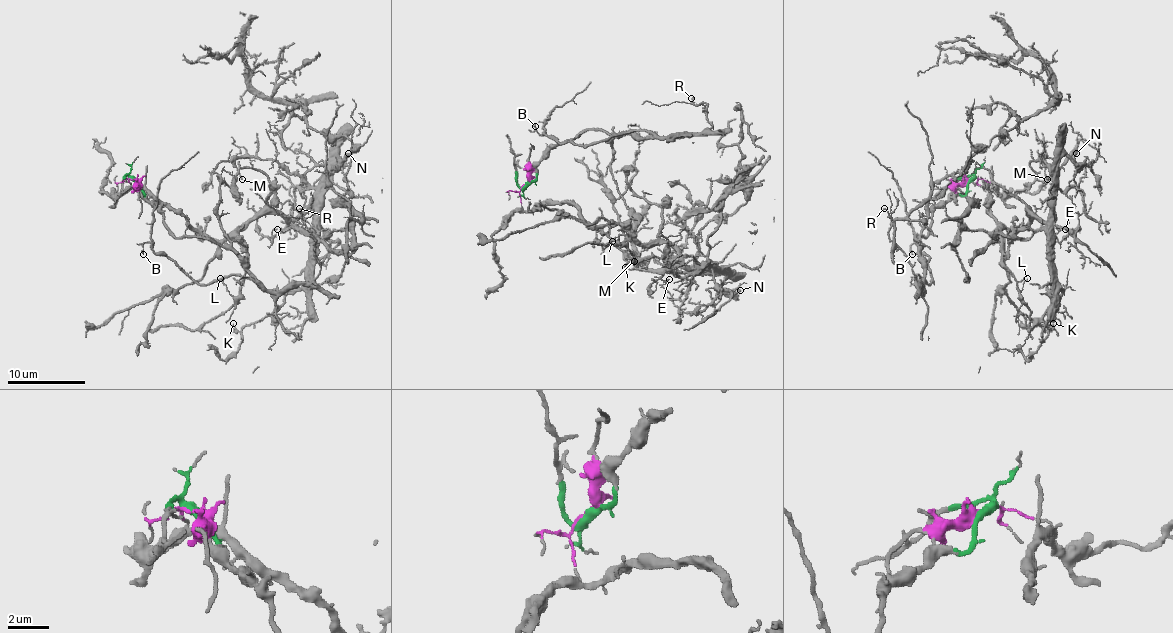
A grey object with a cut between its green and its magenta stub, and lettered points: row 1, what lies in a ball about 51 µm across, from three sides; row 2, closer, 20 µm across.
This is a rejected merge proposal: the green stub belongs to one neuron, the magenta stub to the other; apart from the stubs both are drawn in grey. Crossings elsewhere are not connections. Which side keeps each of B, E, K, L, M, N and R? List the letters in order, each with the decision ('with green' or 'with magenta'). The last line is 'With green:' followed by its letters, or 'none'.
B: with green
E: with magenta
K: with magenta
L: with magenta
M: with magenta
N: with magenta
R: with green
With green: B, R

